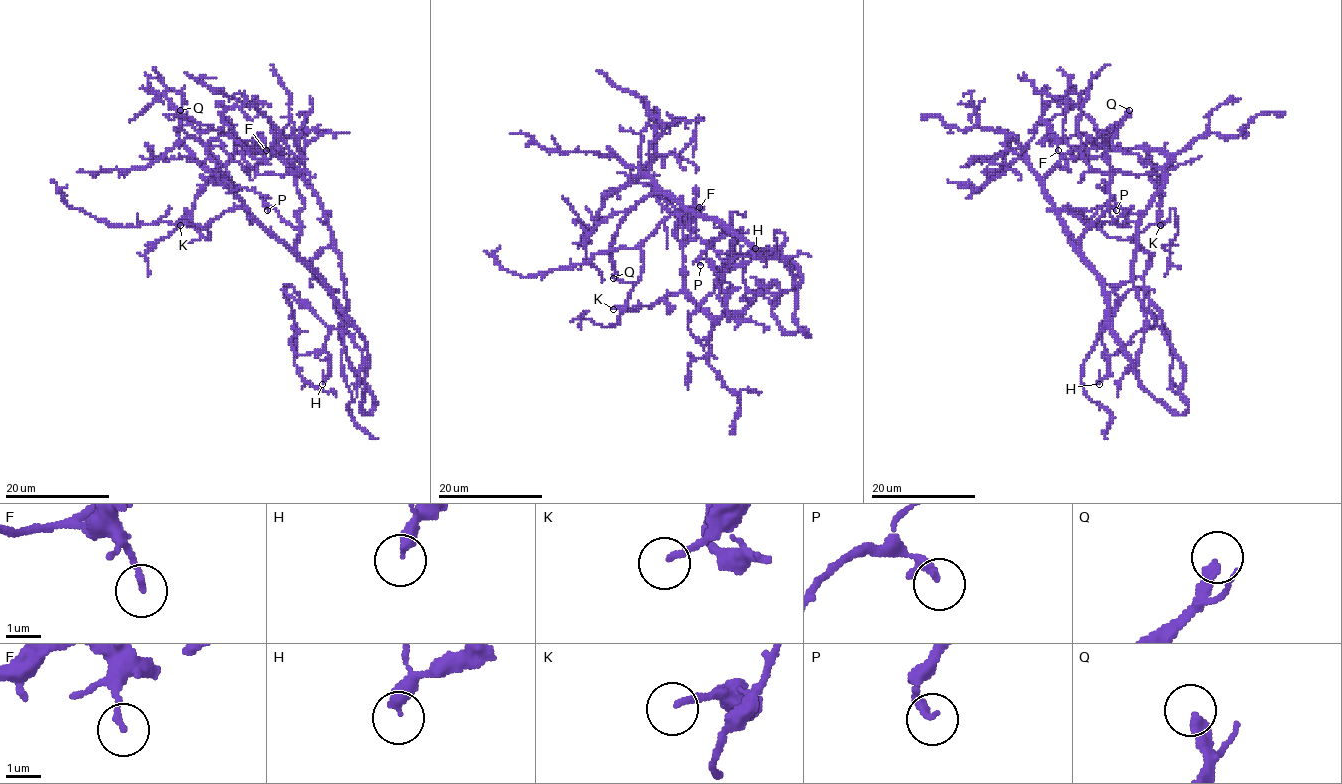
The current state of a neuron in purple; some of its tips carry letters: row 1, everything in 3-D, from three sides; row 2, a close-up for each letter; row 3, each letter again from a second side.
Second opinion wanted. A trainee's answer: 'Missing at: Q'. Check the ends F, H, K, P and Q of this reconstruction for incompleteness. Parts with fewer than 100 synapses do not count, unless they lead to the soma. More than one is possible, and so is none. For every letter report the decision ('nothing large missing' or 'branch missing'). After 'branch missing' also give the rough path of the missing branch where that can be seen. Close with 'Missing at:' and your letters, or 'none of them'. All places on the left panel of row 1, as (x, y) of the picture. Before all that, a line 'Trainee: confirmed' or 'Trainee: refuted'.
Trainee: confirmed
F: nothing large missing
H: nothing large missing
K: nothing large missing
P: nothing large missing
Q: branch missing; course (180, 110), (169, 90), (168, 48), (163, 43), (126, 46), (105, 31), (97, 22), (101, 17)
Missing at: Q

